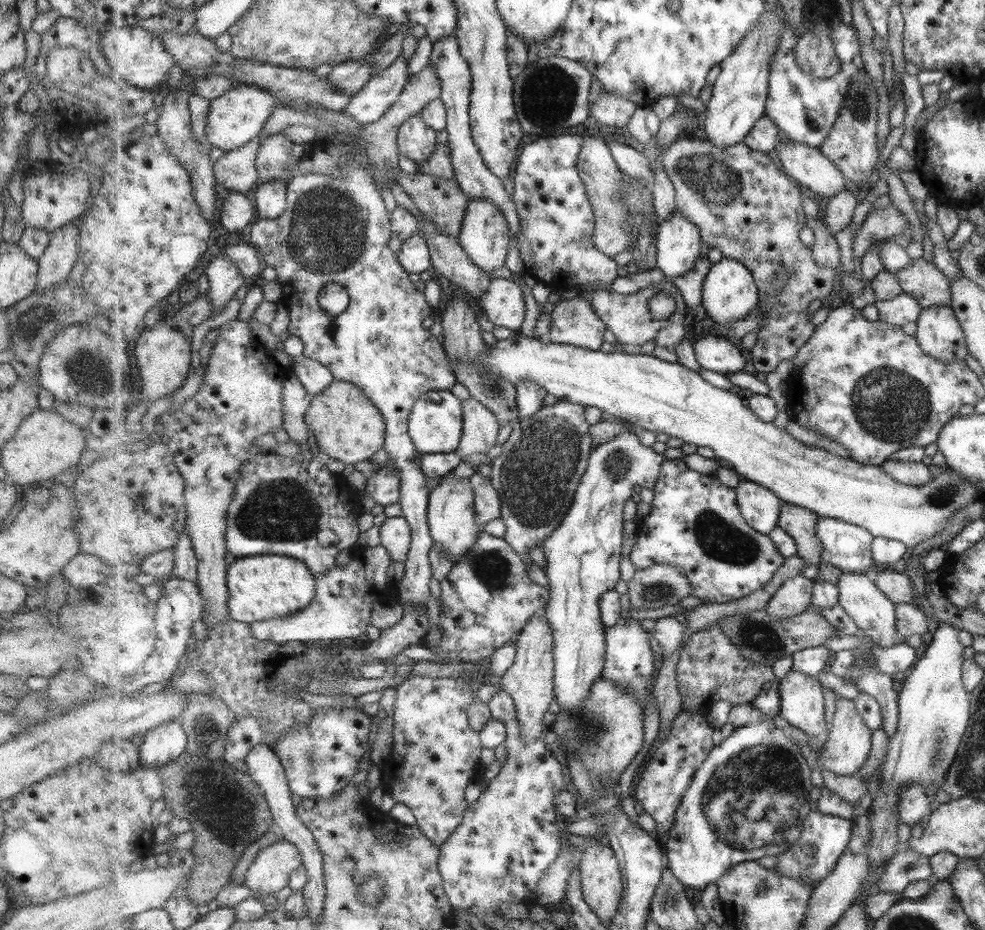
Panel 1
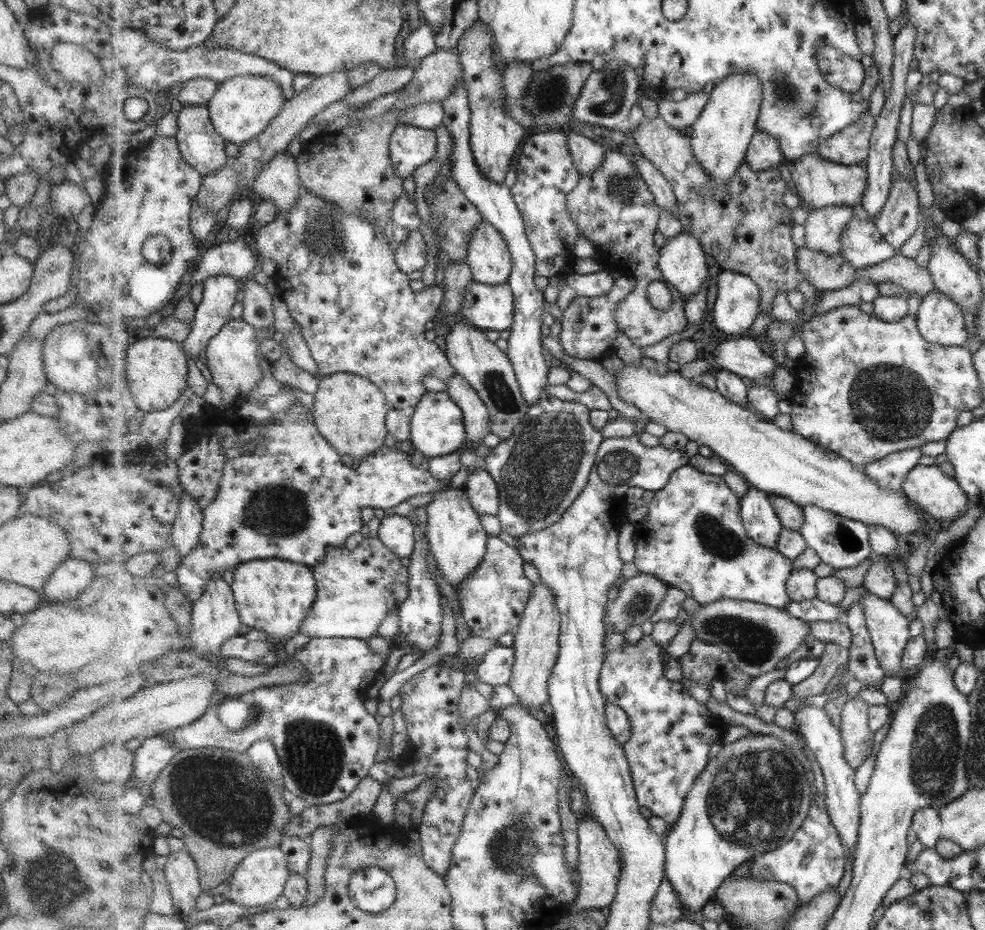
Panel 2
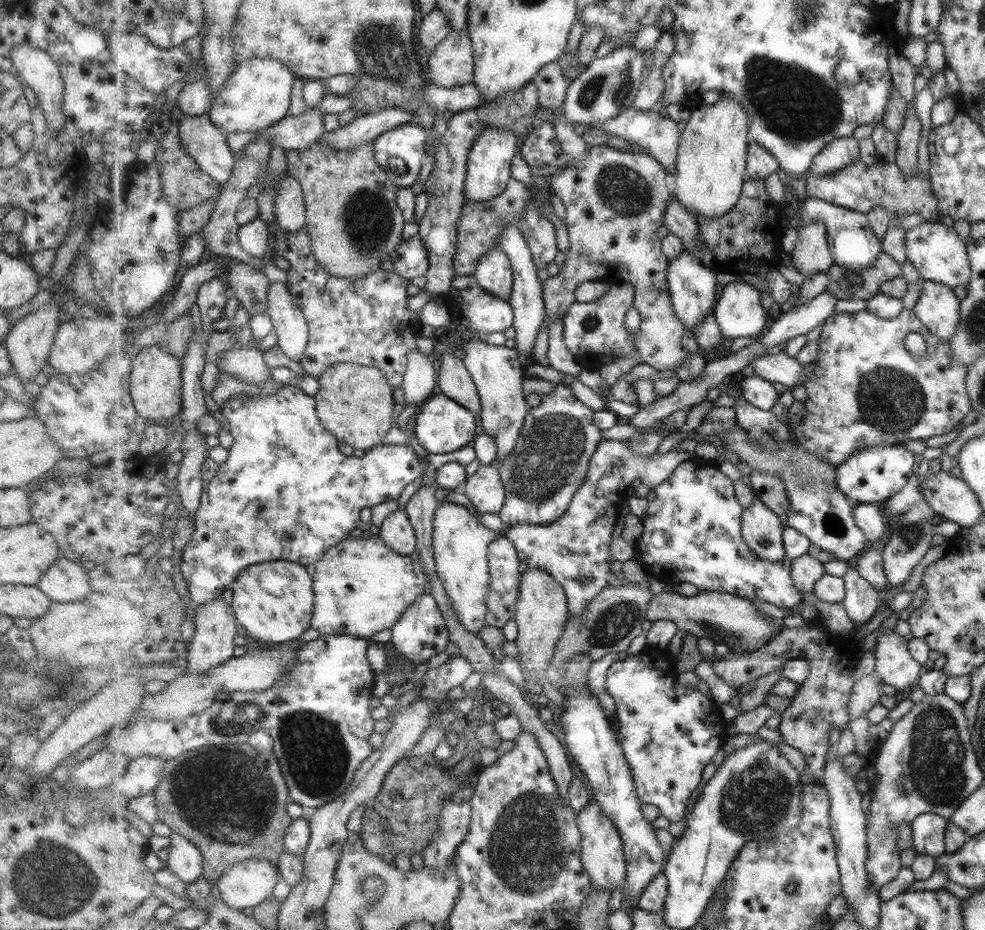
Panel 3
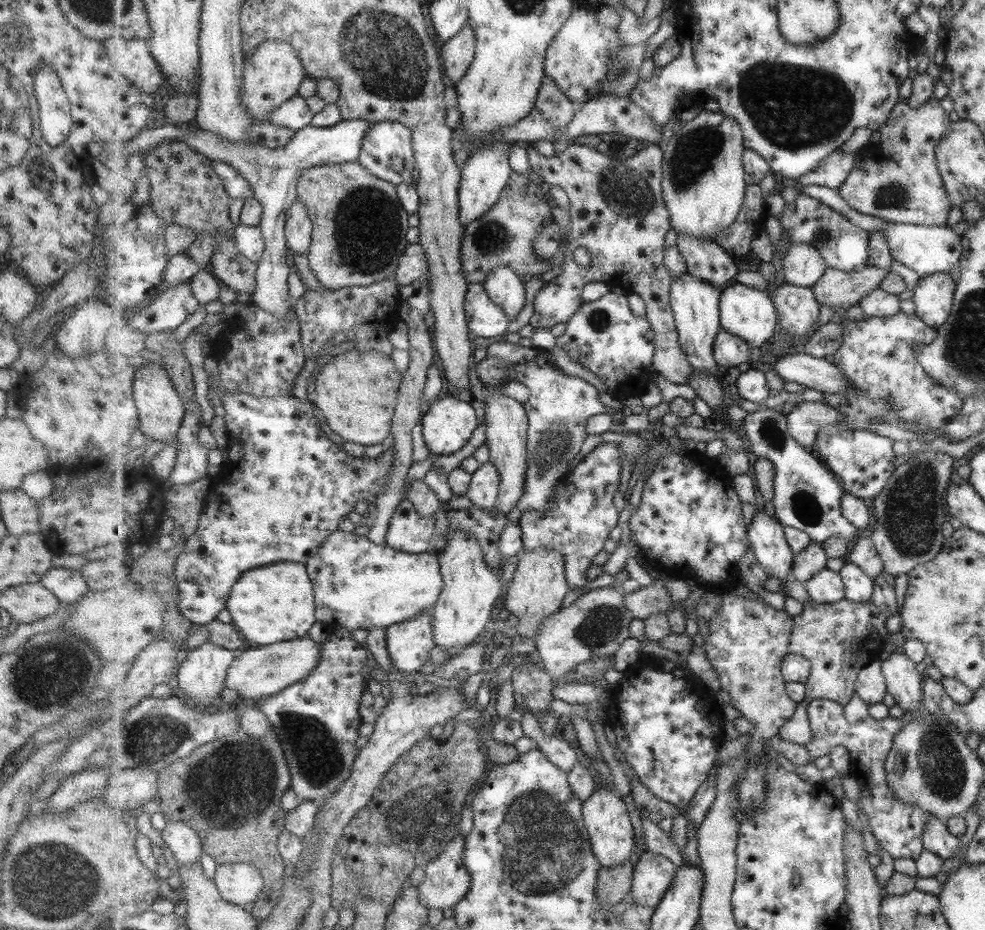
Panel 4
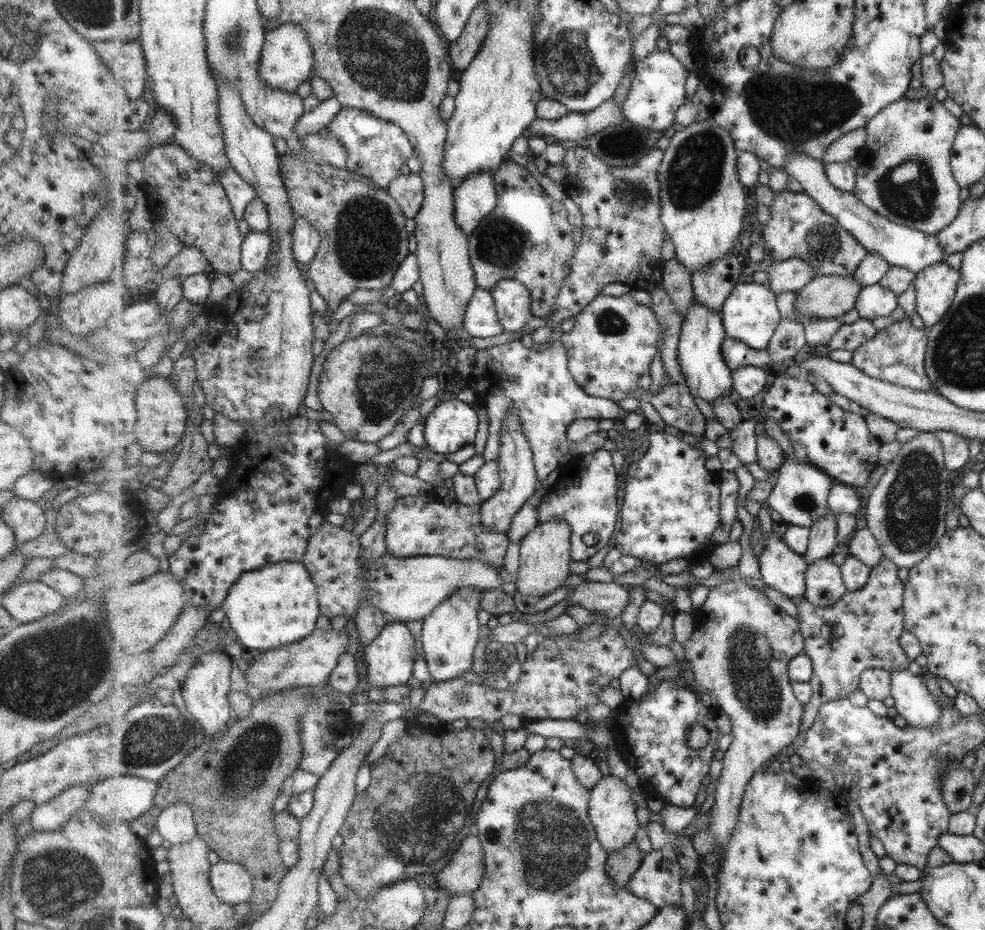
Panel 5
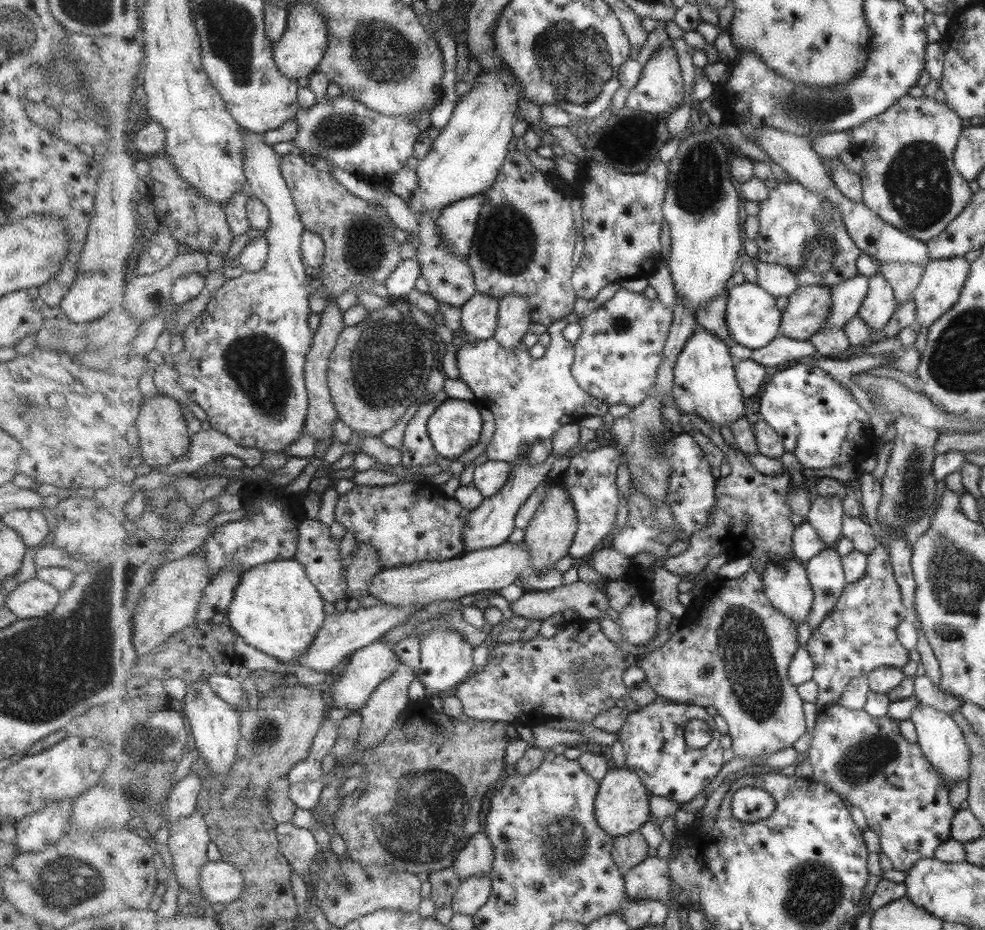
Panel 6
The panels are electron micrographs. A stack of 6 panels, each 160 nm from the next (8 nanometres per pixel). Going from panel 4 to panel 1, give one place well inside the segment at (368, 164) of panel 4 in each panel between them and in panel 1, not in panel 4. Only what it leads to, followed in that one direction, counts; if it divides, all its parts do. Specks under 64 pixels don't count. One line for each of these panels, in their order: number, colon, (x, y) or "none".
1: (417, 141)
2: (412, 146)
3: (408, 142)

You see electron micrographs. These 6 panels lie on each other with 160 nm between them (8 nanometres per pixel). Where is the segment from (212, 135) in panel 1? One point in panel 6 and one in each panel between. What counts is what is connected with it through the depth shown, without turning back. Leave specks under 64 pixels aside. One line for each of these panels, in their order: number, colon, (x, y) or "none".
2: (243, 108)
3: (258, 95)
4: (273, 73)
5: (287, 61)
6: (302, 46)

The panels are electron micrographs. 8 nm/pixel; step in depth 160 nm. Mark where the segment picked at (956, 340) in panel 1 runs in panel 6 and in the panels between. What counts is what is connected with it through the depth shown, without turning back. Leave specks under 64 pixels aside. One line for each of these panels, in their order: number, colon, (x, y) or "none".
2: (939, 320)
3: (937, 307)
4: (933, 296)
5: (936, 286)
6: (939, 288)

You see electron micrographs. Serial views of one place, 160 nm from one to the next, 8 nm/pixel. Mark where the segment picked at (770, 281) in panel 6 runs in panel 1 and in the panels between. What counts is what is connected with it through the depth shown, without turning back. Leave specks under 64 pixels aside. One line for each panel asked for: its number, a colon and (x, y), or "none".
1: (840, 209)
2: (824, 228)
3: (812, 254)
4: (803, 265)
5: (790, 275)

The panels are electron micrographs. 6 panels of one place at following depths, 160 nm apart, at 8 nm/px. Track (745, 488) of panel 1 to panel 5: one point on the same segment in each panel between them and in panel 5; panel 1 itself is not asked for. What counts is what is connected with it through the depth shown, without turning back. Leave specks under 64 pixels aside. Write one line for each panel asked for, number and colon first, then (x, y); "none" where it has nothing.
2: (762, 522)
3: (763, 530)
4: (767, 537)
5: (782, 569)

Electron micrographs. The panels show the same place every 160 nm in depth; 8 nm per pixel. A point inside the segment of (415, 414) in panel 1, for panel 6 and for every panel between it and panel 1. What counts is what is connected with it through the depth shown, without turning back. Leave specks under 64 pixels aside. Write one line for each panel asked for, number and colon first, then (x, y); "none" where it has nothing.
2: (438, 429)
3: (443, 425)
4: (447, 426)
5: (453, 424)
6: (455, 427)

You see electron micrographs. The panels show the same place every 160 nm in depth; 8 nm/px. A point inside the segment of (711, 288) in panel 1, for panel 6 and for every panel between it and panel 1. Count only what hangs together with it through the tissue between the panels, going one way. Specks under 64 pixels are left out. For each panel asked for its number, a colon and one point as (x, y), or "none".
2: (738, 296)
3: (739, 311)
4: (749, 313)
5: (751, 314)
6: (754, 320)

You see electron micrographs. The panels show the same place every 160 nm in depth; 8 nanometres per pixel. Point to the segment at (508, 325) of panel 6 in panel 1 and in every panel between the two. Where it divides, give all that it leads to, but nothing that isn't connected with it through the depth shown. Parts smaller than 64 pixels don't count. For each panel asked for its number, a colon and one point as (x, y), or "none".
1: (485, 235)
2: (489, 255)
3: (494, 272)
4: (504, 285)
5: (513, 299)

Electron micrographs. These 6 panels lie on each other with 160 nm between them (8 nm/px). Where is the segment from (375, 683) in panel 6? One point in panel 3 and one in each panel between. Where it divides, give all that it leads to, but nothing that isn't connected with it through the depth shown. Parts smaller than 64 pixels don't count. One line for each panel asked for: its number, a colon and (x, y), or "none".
3: (422, 632)
4: (410, 643)
5: (390, 660)

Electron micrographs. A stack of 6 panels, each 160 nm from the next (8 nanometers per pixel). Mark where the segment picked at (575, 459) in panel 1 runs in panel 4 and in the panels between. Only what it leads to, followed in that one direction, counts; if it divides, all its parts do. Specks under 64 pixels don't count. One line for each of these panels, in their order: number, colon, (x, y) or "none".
2: (541, 469)
3: (551, 461)
4: (560, 406)

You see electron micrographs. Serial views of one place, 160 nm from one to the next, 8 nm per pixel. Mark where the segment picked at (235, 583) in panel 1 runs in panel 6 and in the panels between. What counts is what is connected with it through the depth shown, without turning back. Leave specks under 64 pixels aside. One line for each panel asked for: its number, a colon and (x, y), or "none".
2: (273, 595)
3: (274, 601)
4: (275, 603)
5: (278, 605)
6: (277, 609)

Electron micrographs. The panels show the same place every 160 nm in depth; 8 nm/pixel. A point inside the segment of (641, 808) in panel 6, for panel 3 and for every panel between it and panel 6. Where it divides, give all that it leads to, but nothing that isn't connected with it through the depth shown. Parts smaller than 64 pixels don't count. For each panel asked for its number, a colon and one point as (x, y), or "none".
3: (602, 853)
4: (606, 817)
5: (612, 810)

